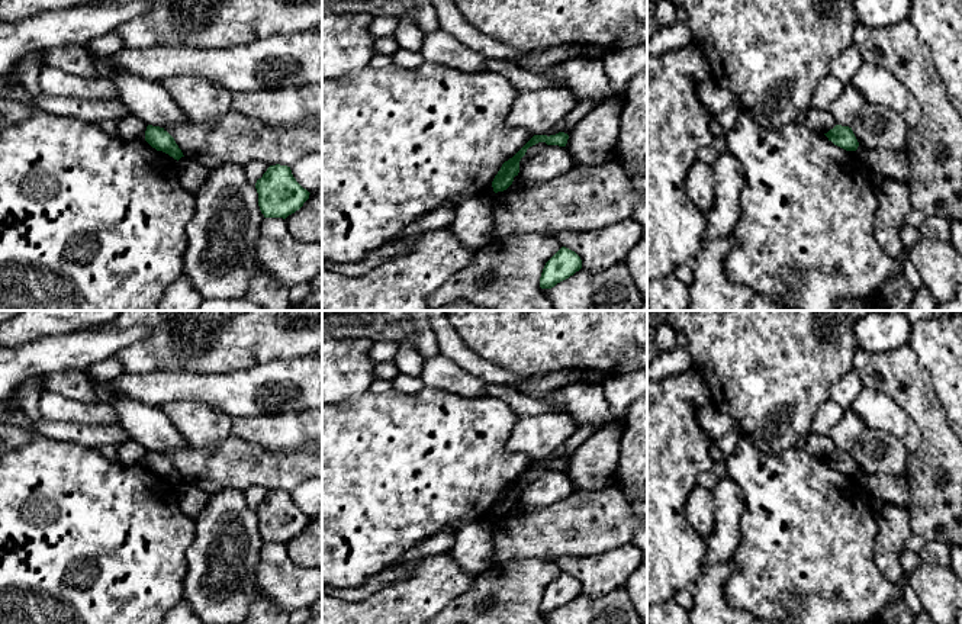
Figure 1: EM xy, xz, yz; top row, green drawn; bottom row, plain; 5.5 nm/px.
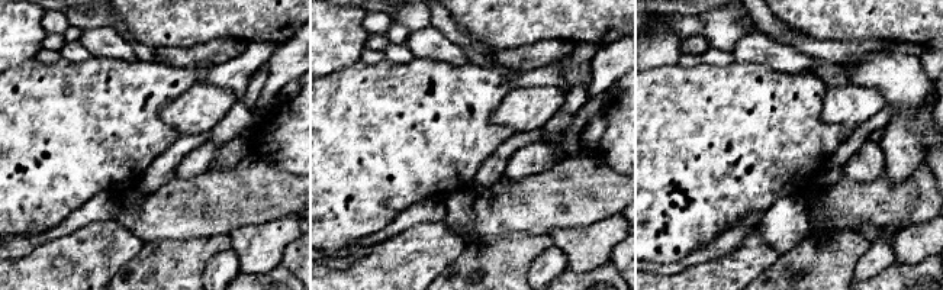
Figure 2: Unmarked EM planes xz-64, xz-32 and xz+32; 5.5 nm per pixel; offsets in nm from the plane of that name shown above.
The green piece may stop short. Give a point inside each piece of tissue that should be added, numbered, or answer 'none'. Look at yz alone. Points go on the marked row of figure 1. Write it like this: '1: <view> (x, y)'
none

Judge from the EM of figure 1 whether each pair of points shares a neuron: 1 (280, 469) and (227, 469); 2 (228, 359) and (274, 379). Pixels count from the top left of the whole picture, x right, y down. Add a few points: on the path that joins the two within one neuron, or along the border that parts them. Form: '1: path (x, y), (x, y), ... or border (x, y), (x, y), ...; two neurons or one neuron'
1: path (267, 469), (240, 469); one neuron
2: border (283, 359), (216, 373); two neurons

